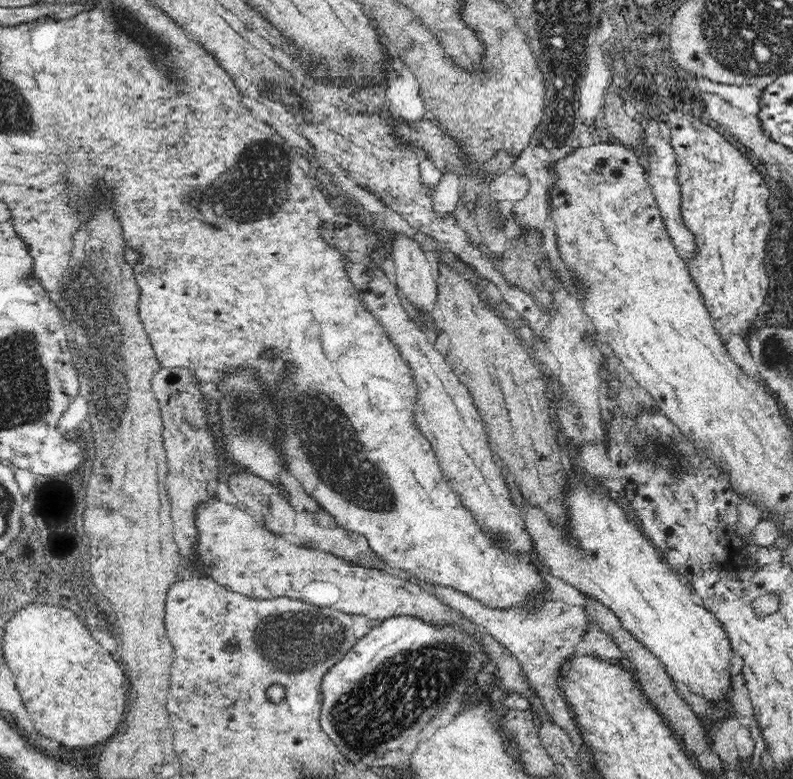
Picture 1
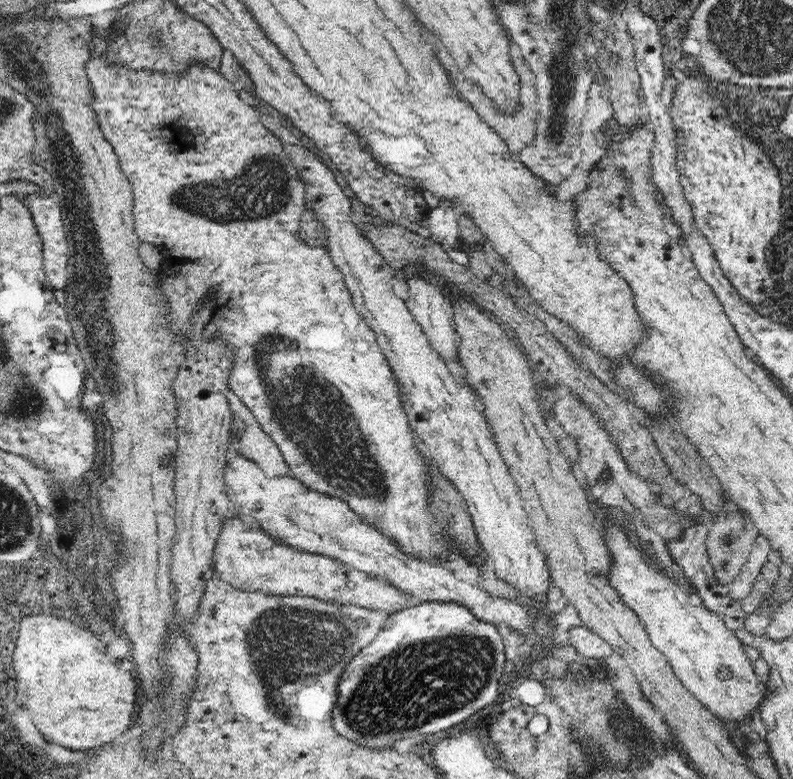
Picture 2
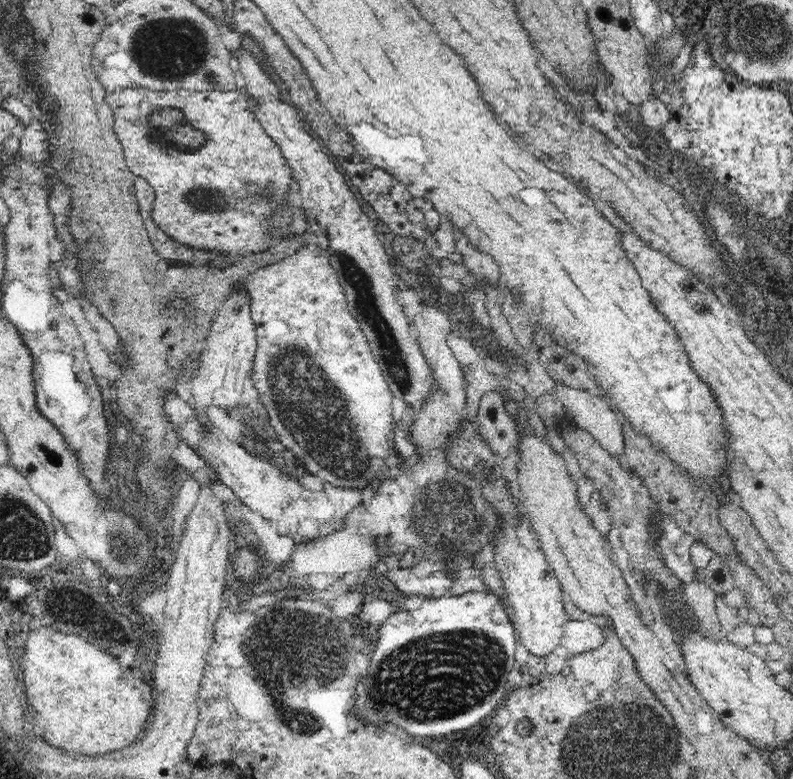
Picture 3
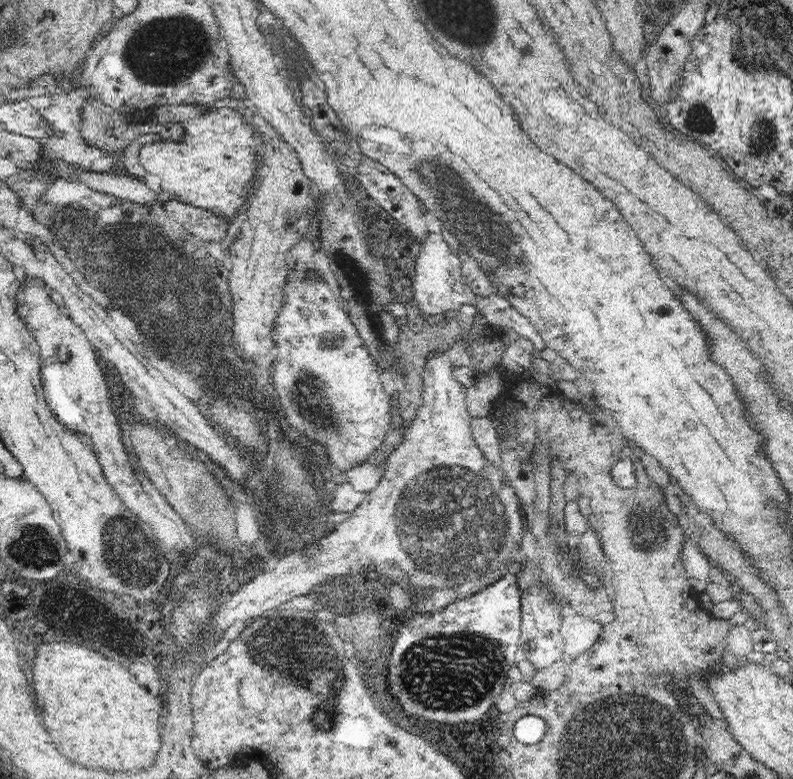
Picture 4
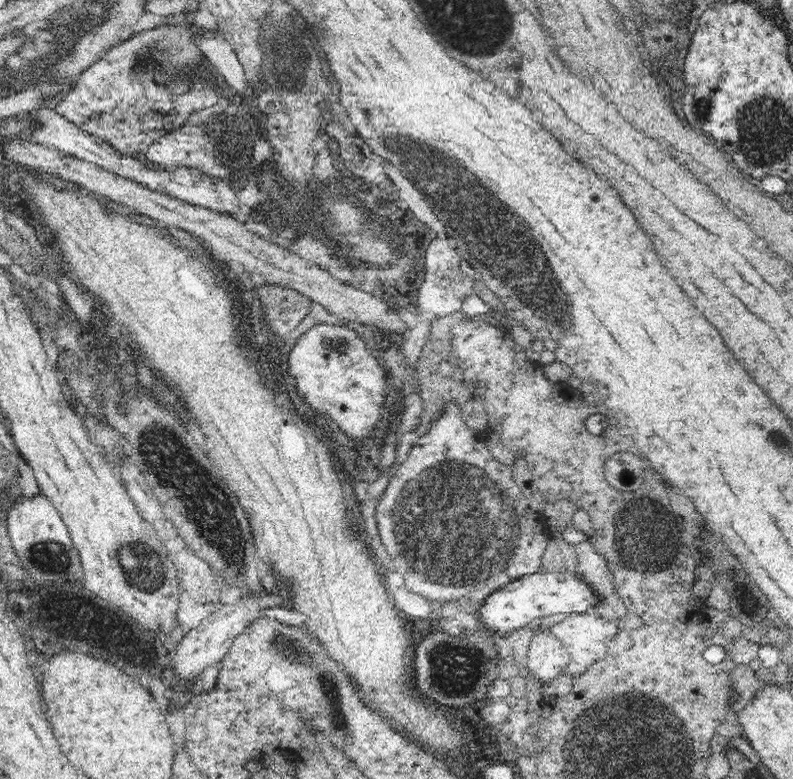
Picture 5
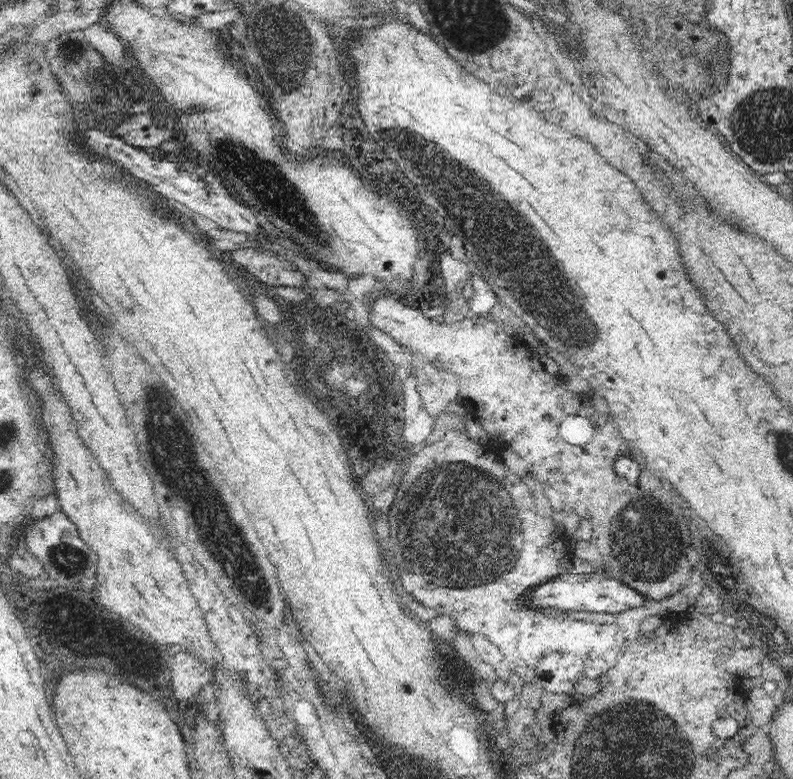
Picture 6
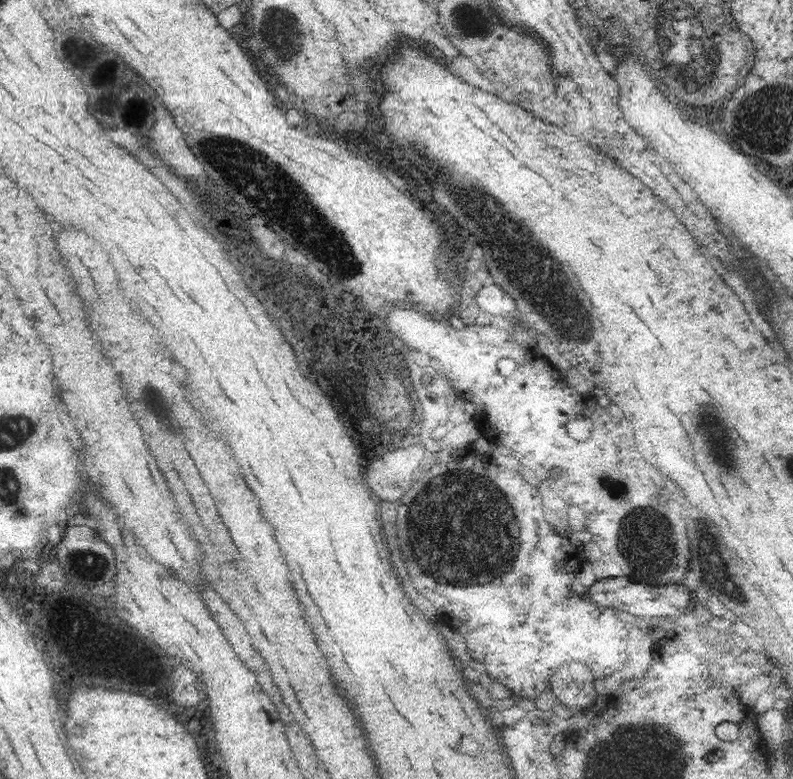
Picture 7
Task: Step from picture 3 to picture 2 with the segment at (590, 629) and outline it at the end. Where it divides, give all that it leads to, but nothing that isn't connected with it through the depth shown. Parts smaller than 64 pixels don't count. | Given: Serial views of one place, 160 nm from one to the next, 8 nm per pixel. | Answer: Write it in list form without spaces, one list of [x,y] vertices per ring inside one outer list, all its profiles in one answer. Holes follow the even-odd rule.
[[[584,624],[570,628],[567,638],[568,644],[576,650],[579,659],[597,659],[598,656],[608,657],[614,652],[613,647],[609,645],[609,642],[606,642],[606,639],[592,632]]]

